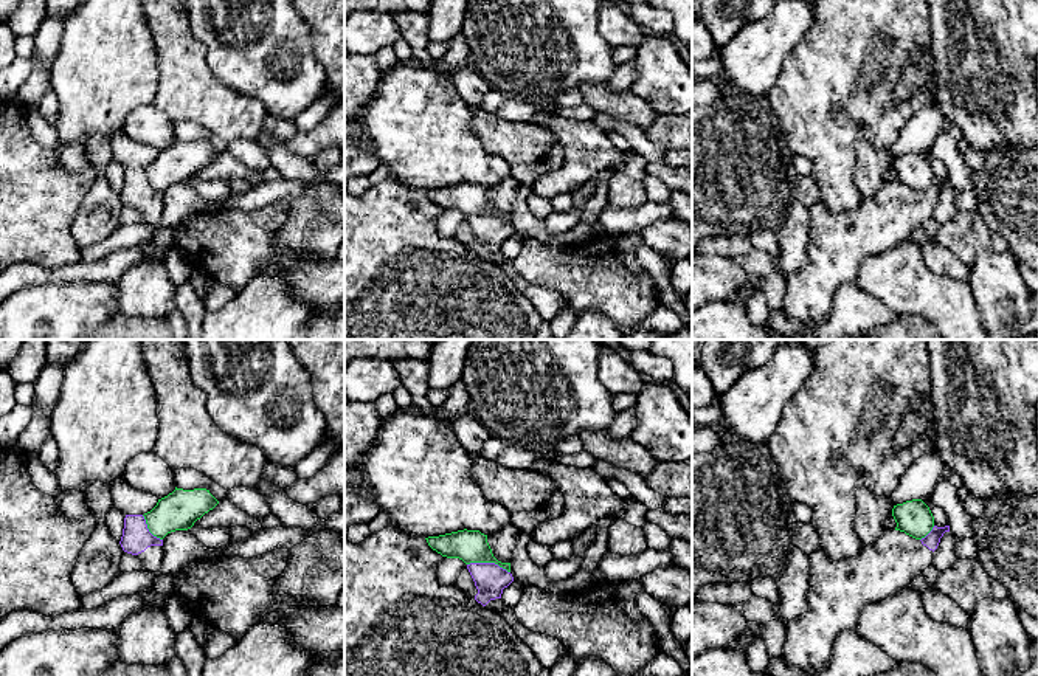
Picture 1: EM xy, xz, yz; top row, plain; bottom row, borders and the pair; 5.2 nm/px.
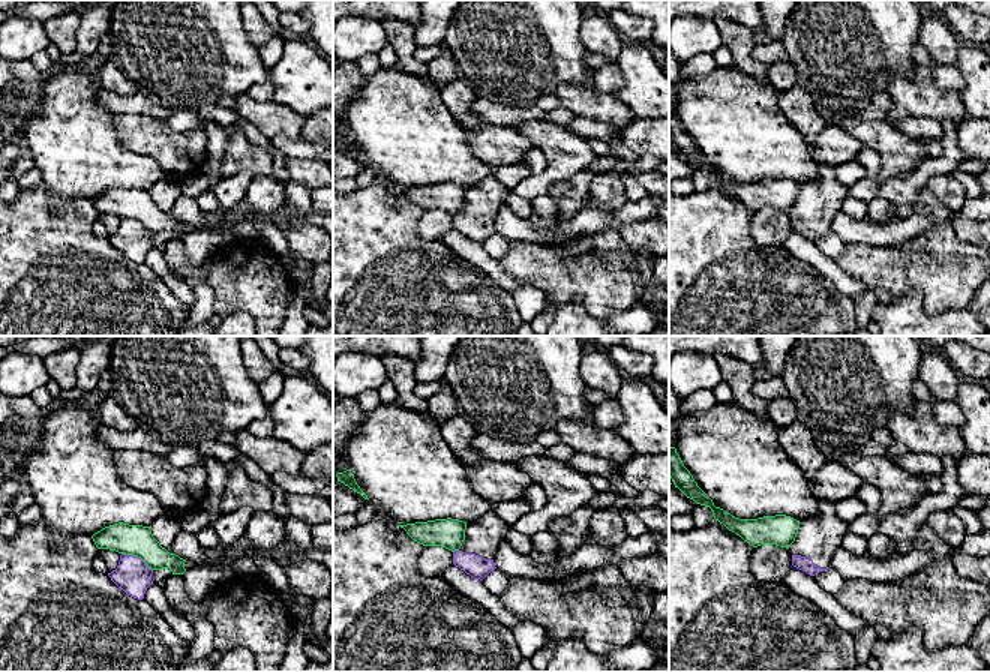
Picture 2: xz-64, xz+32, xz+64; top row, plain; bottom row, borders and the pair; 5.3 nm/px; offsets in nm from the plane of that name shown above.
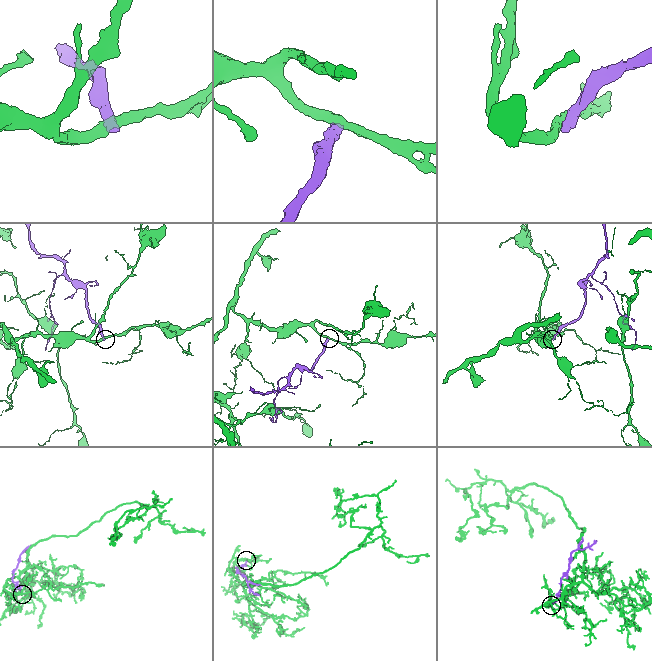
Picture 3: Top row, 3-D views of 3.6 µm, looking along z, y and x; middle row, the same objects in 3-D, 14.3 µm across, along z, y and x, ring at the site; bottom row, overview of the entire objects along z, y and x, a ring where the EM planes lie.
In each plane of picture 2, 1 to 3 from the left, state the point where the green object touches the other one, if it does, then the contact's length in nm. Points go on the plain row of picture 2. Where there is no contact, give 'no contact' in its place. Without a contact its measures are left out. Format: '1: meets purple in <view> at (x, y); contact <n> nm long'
1: meets purple in xz-64 at (137, 221); contact 190 nm long
2: meets purple in xz+32 at (455, 215); contact 40 nm long
3: no contact

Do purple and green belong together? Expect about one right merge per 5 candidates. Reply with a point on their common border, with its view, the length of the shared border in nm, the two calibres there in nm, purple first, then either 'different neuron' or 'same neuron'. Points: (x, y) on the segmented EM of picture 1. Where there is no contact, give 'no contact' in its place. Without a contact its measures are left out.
xz (489, 563) | 220 nm | 160/170 nm | different neuron

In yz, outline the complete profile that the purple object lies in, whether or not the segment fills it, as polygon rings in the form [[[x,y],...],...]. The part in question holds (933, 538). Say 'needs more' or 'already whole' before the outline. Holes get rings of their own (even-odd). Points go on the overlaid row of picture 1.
already whole | [[[934,526],[932,530],[925,538],[922,538],[920,541],[923,546],[926,546],[929,550],[934,552],[945,532],[950,532],[950,526],[945,526],[945,527]]]

